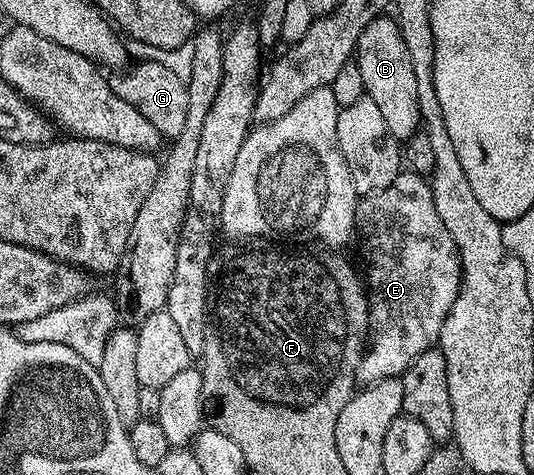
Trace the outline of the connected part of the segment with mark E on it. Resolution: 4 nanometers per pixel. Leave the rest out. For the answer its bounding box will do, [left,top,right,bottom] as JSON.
[356,172,460,384]

